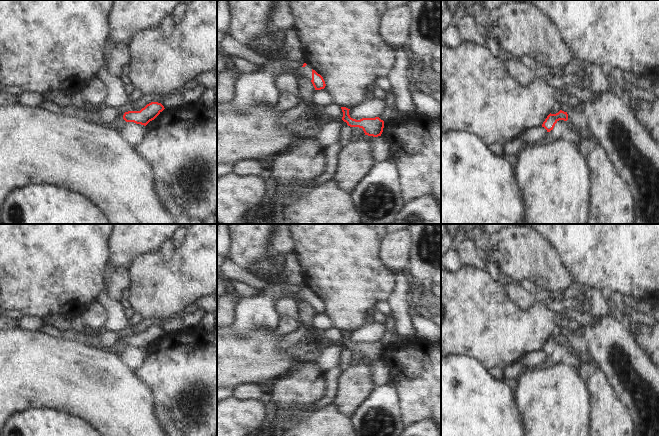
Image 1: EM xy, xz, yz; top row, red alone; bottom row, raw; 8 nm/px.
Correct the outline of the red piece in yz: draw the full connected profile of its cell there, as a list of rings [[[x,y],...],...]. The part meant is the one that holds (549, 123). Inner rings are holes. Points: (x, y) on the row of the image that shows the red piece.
[[[560,110],[556,114],[551,114],[550,113],[547,116],[547,118],[545,119],[545,121],[543,122],[542,127],[544,127],[547,130],[547,132],[550,132],[551,130],[553,130],[555,124],[559,120],[567,121],[568,120],[568,114],[567,114],[567,112],[564,112],[564,111]]]

